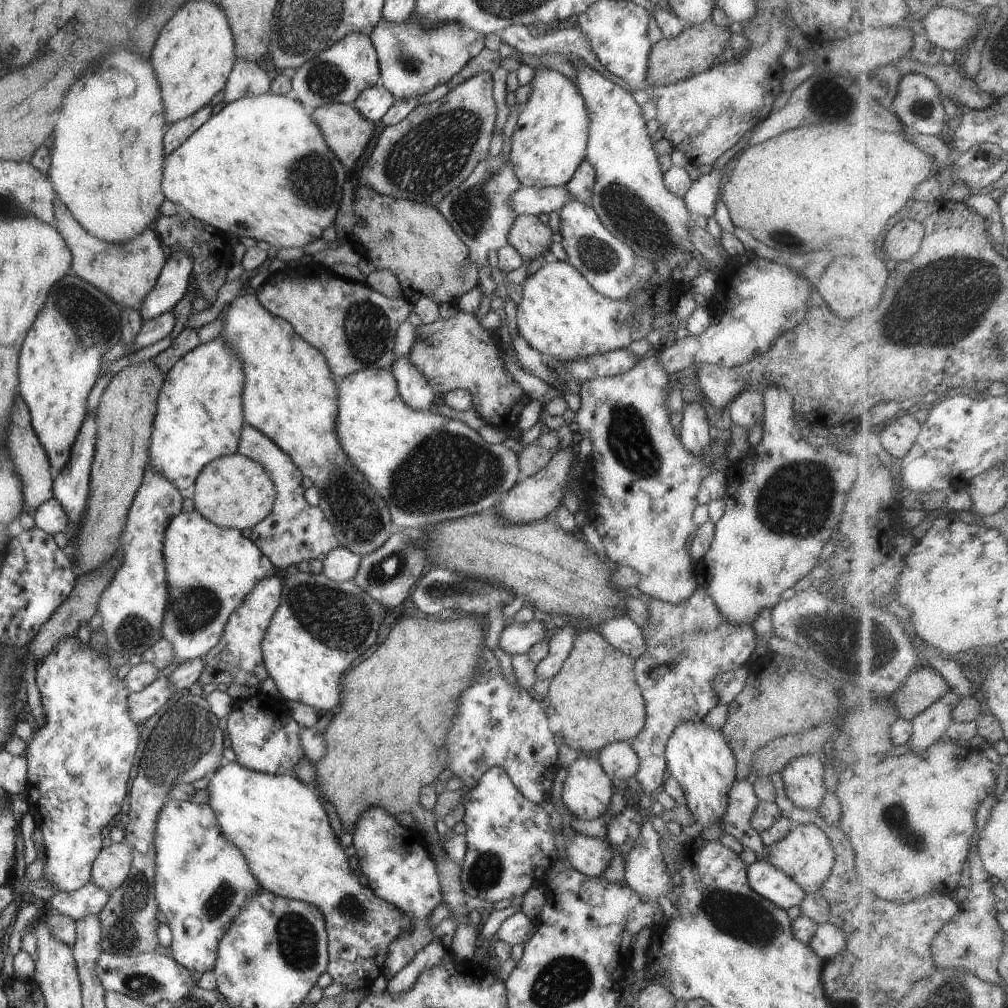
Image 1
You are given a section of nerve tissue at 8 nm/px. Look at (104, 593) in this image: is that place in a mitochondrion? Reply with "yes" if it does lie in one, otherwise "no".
no

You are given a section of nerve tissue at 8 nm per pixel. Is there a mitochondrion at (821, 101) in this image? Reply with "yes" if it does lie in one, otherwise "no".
yes

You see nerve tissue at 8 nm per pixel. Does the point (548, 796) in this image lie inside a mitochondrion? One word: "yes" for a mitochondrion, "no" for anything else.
no

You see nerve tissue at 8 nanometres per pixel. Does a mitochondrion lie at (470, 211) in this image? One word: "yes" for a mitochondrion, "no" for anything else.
yes

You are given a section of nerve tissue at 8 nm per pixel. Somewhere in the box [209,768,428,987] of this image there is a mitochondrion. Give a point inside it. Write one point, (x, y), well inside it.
(297, 940)

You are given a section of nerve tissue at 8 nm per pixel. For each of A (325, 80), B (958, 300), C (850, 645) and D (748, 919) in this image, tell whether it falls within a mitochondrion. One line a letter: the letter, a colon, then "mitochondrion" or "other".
A: mitochondrion
B: mitochondrion
C: mitochondrion
D: mitochondrion

